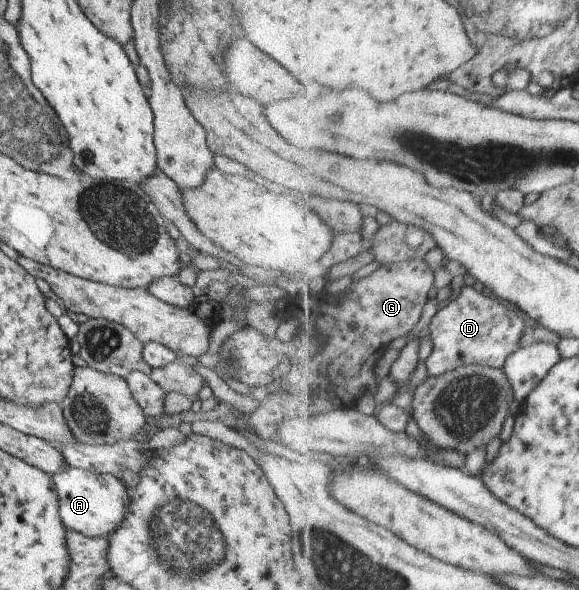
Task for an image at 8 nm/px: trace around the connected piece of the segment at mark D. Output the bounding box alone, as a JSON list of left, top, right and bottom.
[427,282,526,376]

